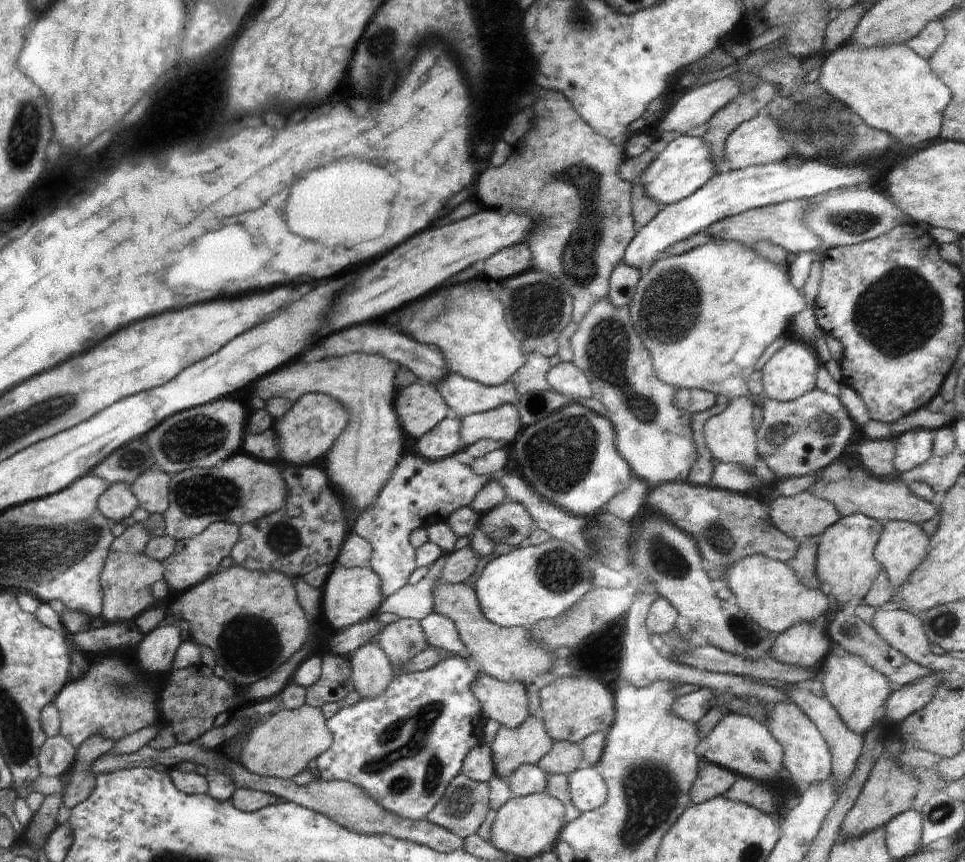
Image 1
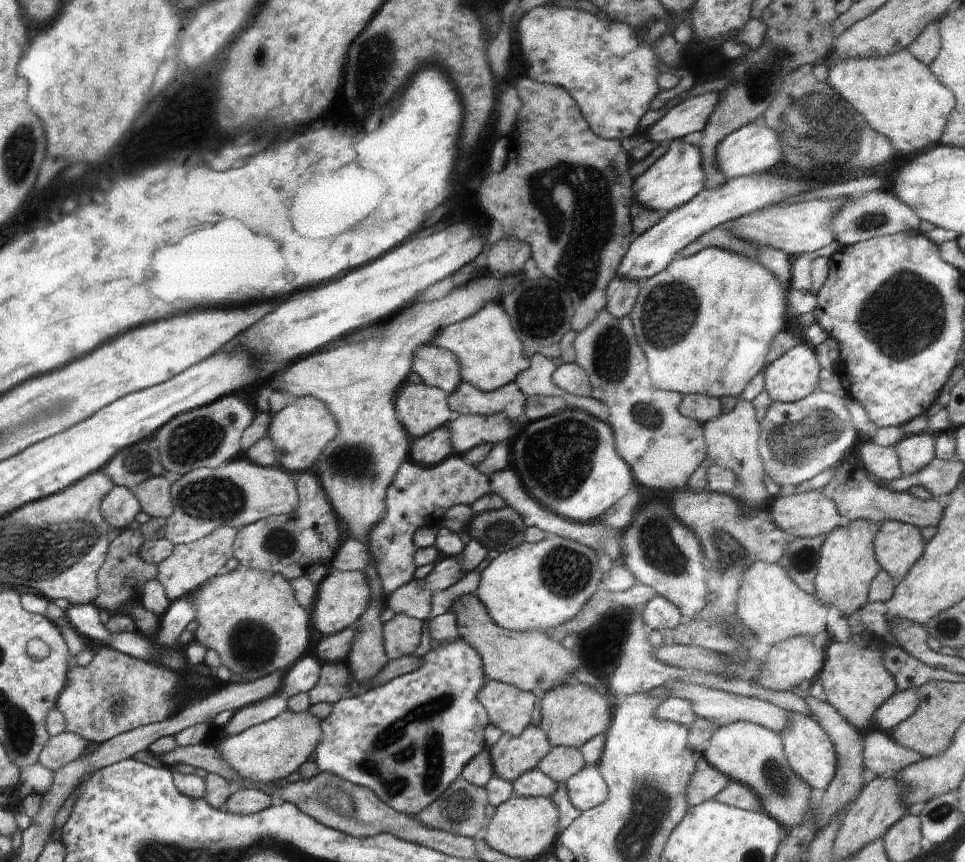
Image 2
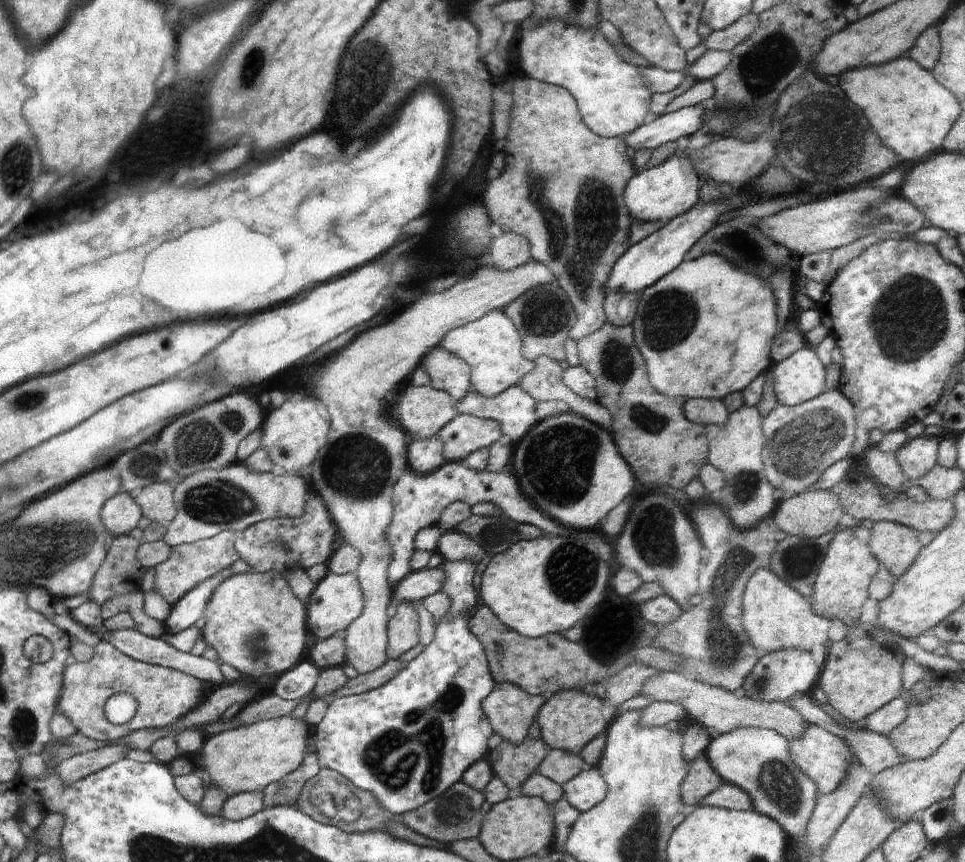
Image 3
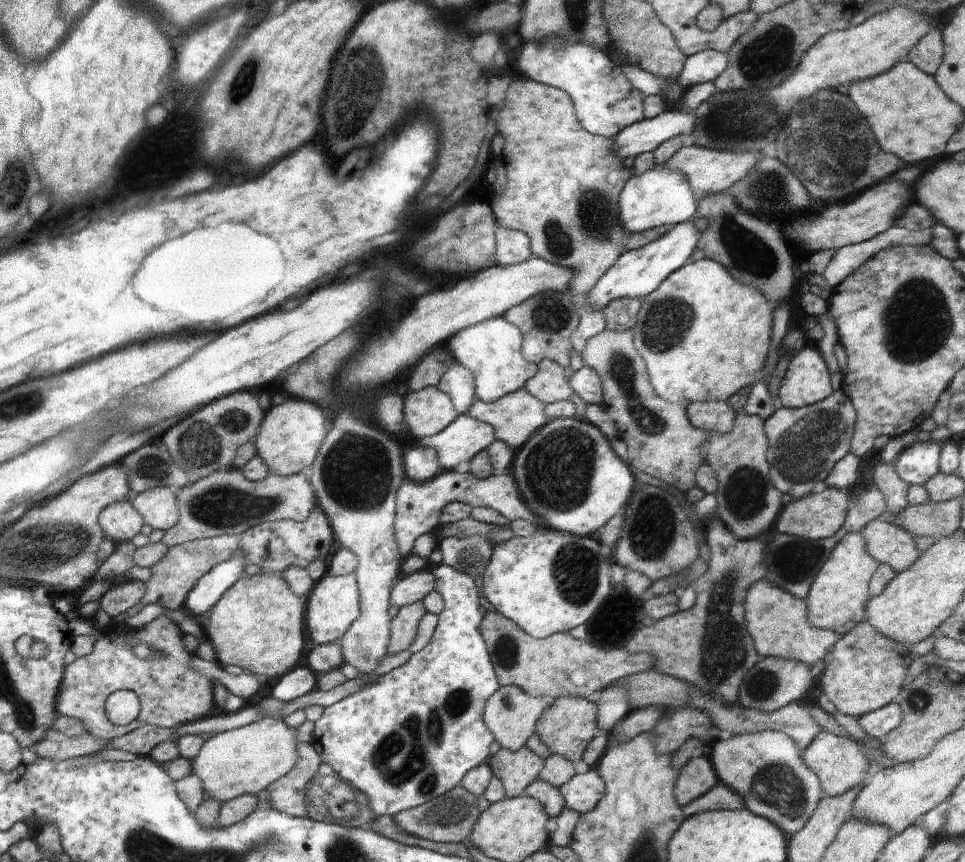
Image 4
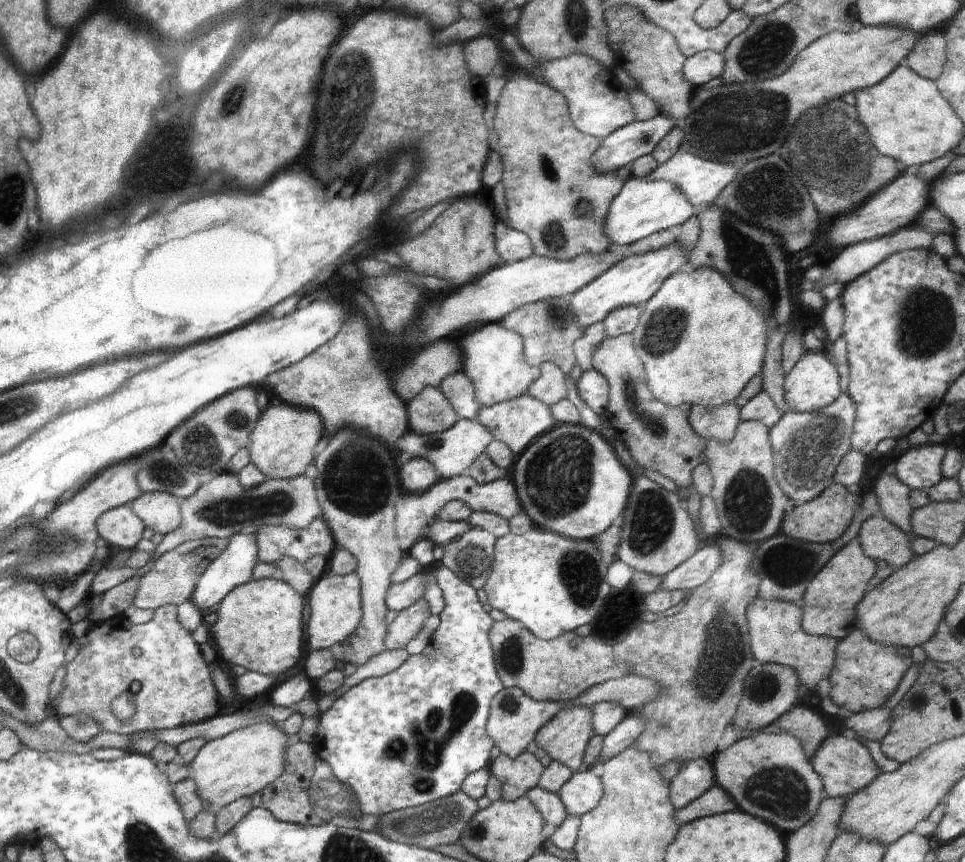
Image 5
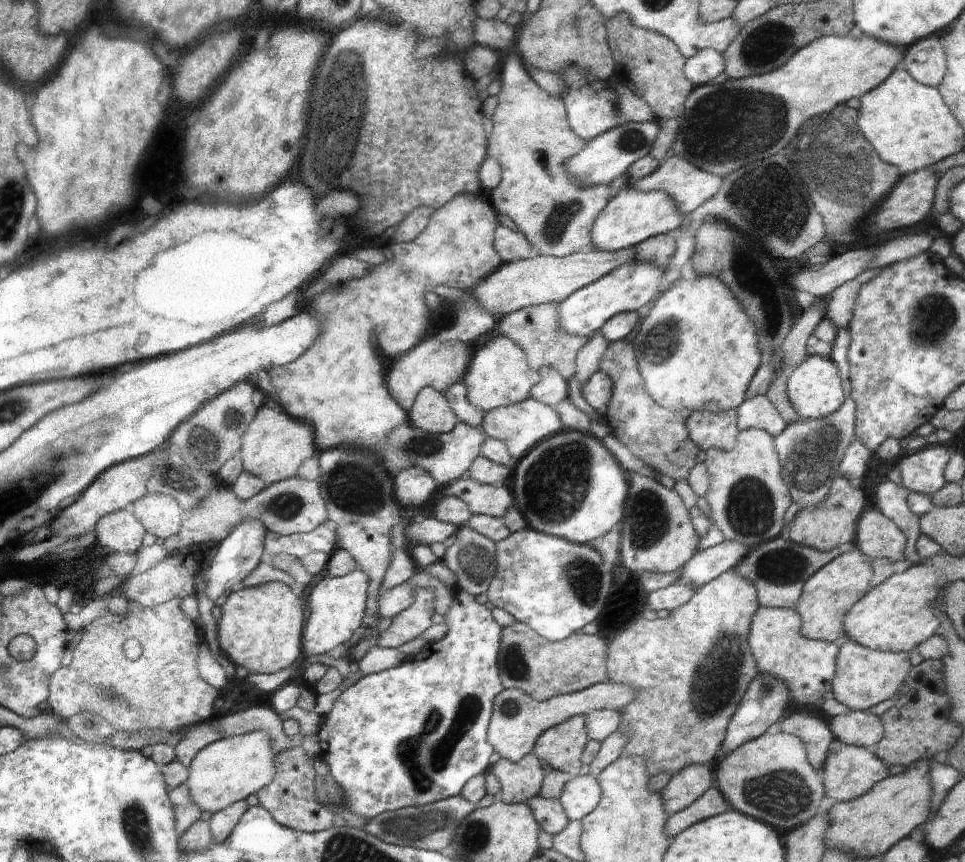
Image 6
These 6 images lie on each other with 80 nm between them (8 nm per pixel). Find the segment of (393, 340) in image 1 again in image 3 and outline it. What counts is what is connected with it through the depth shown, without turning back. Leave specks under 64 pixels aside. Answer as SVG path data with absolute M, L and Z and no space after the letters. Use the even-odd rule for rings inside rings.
M440 346L428 351L420 366L431 378L429 385L449 392L456 402L472 391L469 377L471 368L460 357Z

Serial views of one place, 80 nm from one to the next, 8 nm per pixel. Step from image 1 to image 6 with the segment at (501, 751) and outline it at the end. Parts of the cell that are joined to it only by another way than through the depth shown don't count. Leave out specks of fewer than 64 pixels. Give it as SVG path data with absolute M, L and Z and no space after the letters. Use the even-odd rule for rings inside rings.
M528 753L518 762L501 758L491 766L492 774L501 784L500 800L508 804L527 803L527 800L542 792L543 780L548 768L535 753Z

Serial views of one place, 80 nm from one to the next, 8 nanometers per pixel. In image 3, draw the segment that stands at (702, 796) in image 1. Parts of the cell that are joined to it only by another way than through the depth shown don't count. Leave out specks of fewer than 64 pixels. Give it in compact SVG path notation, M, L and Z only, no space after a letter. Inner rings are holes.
M705 753L696 756L682 784L683 799L691 809L702 804L710 794L724 784L723 777L712 768Z

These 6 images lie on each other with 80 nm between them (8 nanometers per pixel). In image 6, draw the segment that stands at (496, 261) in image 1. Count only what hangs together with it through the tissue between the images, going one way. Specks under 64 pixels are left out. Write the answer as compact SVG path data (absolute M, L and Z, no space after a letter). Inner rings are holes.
M504 225L496 227L494 248L505 263L528 259L534 254L530 242L520 231Z

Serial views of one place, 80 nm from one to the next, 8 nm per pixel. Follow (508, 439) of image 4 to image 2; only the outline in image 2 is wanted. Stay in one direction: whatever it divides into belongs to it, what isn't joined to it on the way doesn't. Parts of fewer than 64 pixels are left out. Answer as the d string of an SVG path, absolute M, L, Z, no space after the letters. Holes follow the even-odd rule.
M460 381L448 396L450 407L456 414L488 416L504 413L518 432L527 423L523 416L527 398L514 381L490 392L481 391L469 382Z

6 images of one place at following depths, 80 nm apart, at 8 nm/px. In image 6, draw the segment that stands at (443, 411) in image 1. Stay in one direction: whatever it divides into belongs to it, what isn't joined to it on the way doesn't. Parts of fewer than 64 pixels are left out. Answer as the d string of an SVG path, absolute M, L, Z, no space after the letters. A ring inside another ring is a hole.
M424 387L408 412L408 422L427 433L443 435L454 430L459 418L446 396L435 388Z

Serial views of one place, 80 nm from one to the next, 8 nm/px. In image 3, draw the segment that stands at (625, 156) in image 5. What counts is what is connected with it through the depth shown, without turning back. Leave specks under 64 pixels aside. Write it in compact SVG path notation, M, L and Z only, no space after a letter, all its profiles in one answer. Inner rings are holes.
M698 103L662 116L650 117L624 138L628 146L635 150L639 148L654 150L664 143L698 132L700 128L704 128L704 117L705 108L702 103Z

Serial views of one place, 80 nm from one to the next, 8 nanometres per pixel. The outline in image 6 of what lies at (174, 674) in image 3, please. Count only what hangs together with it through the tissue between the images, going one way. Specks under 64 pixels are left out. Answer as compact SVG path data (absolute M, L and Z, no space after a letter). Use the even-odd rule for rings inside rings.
M175 598L158 606L141 606L138 613L128 610L123 615L113 615L109 612L87 621L82 629L82 640L71 652L65 667L60 668L56 676L52 676L51 698L48 699L47 709L58 715L60 721L71 718L77 712L92 712L105 718L116 731L133 733L178 731L208 722L208 718L214 714L214 700L218 698L218 690L214 690L213 686L198 676L197 626L182 612L182 601L181 598ZM130 636L138 636L142 644L142 656L134 662L130 662L122 652L122 644Z

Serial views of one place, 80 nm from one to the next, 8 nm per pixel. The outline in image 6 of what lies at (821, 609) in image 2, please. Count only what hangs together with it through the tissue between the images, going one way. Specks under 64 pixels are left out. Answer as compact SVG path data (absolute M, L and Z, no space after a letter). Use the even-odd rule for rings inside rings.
M759 605L751 620L750 645L758 671L781 678L789 686L792 702L798 709L815 703L824 692L831 690L839 646L802 636L801 618L795 608Z

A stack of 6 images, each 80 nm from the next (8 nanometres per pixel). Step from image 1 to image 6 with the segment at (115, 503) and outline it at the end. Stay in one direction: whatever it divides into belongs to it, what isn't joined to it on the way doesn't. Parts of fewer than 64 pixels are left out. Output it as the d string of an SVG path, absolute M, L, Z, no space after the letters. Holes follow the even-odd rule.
M129 508L120 509L98 520L96 543L114 553L137 554L146 534L144 527Z

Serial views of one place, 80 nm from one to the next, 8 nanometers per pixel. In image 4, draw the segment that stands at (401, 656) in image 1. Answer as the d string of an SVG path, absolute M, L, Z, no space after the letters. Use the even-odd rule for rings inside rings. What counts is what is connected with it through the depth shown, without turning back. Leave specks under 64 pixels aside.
M422 601L401 606L396 617L391 620L390 647L388 653L398 655L402 651L408 651L412 644L420 619L424 616Z

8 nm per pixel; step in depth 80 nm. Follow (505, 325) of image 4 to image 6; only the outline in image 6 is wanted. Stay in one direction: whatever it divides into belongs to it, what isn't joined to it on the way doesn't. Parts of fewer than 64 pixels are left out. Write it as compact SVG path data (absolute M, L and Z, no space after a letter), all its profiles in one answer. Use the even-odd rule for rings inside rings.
M502 333L470 345L472 359L462 381L466 385L467 397L472 405L486 412L522 403L531 396L530 390L540 382L540 373L536 369L530 370L526 353L520 344Z

